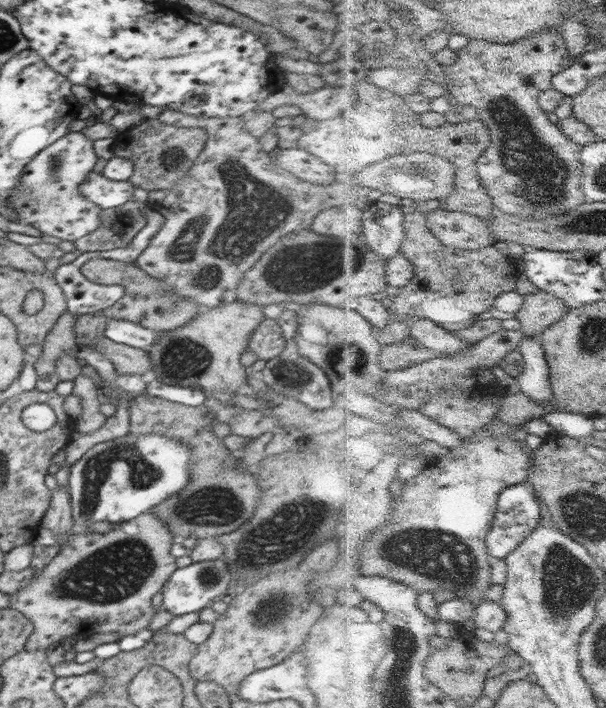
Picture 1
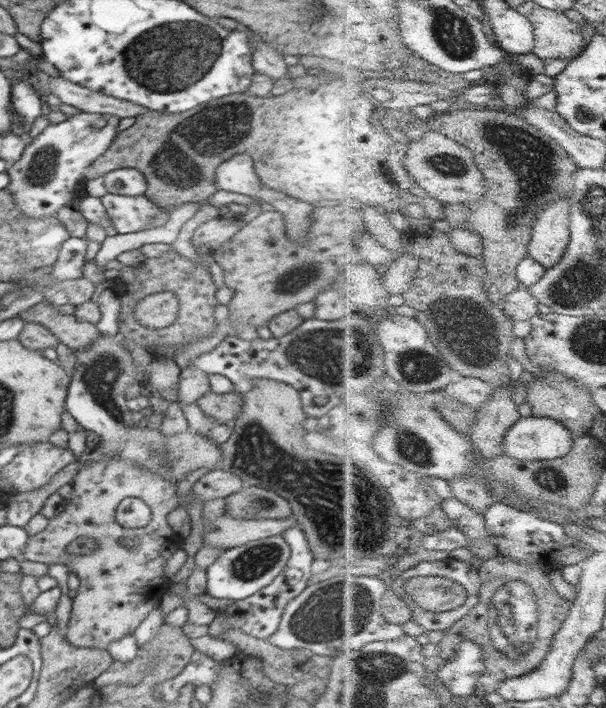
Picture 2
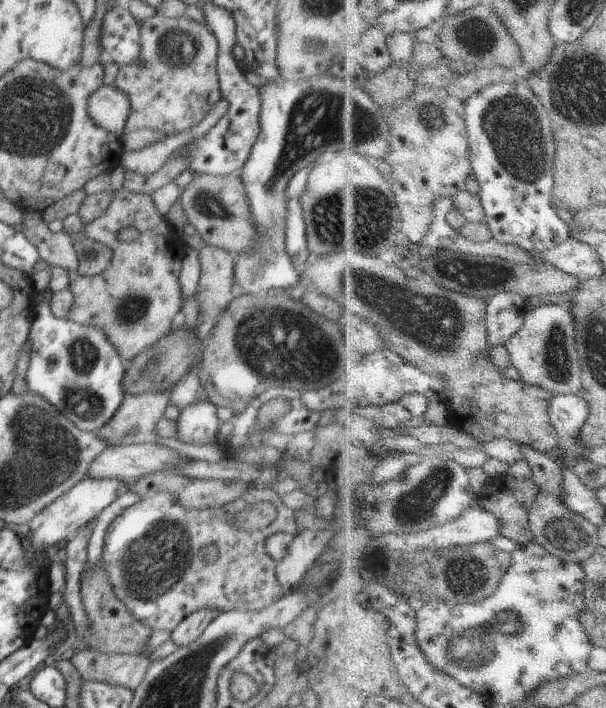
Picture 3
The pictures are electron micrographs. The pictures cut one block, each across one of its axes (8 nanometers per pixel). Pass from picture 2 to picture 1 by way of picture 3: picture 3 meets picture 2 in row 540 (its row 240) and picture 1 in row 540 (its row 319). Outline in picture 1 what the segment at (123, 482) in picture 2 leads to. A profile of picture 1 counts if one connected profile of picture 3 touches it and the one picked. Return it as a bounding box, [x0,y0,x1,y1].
[10,512,178,652]

